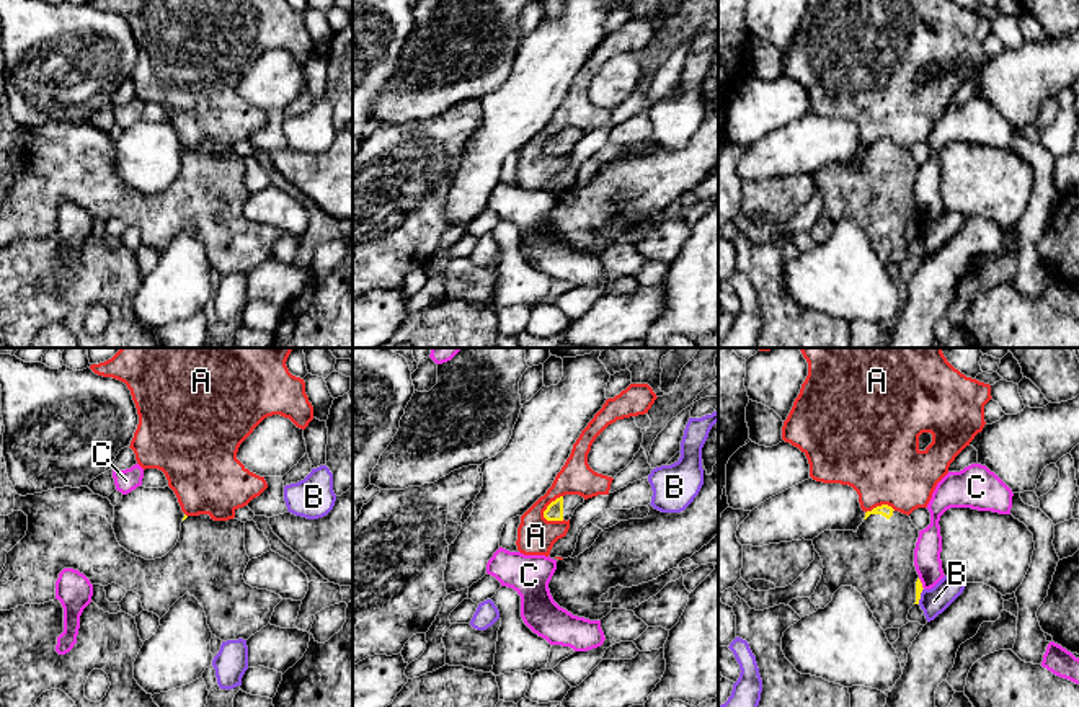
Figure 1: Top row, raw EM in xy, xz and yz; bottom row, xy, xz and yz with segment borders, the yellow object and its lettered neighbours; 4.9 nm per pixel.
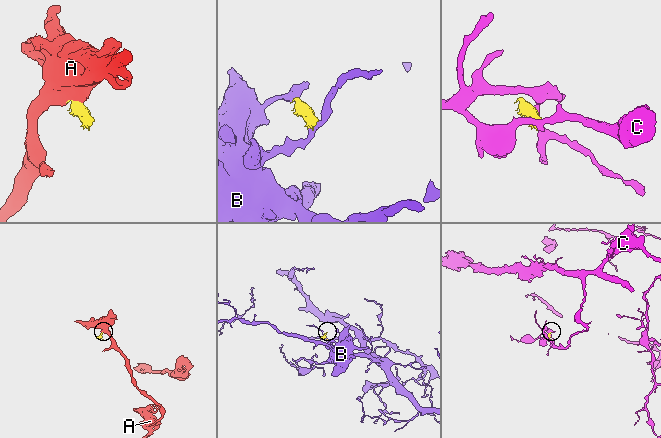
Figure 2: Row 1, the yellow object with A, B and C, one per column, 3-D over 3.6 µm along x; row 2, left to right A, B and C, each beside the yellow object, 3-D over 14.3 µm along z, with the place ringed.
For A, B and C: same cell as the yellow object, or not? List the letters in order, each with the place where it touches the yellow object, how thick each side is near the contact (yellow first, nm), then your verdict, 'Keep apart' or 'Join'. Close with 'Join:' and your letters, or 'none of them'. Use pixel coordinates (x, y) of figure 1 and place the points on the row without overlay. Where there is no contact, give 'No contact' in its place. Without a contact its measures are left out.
A: Touches yellow at xz (547, 141). Thickness 90 nm (yellow) against 190 nm. Keep apart
B: Touches yellow at yz (919, 231). Thickness 40 nm (yellow) against 140 nm. Keep apart
C: Touches yellow at yz (921, 217). Thickness 40 nm (yellow) against 130 nm. Keep apart
Join: none of them

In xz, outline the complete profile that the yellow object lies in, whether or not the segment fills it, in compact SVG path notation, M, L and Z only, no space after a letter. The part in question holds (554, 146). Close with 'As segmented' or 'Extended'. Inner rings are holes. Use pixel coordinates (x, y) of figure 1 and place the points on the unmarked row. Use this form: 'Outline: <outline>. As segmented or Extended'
Outline: M565 129L552 136L544 145L547 155L568 155L571 153L575 144L584 137L584 132L579 129Z. Extended

